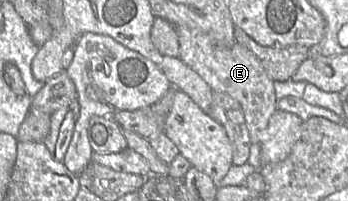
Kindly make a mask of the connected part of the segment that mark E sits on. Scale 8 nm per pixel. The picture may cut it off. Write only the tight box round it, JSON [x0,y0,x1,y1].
[175,26,278,145]

